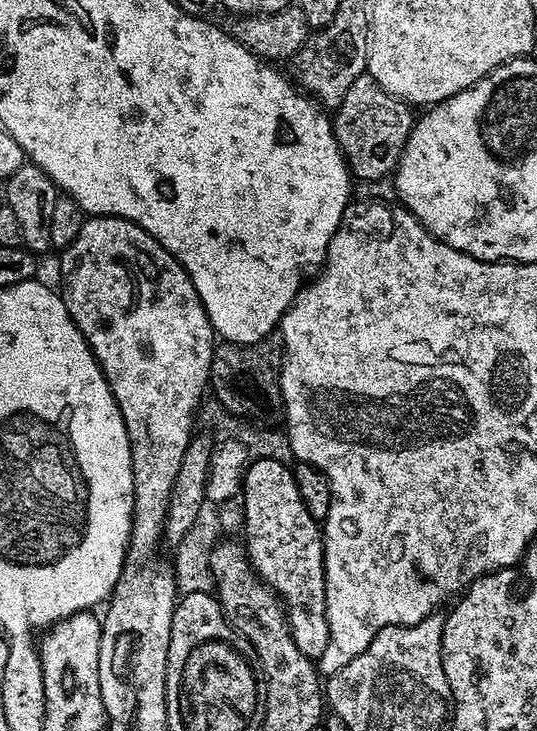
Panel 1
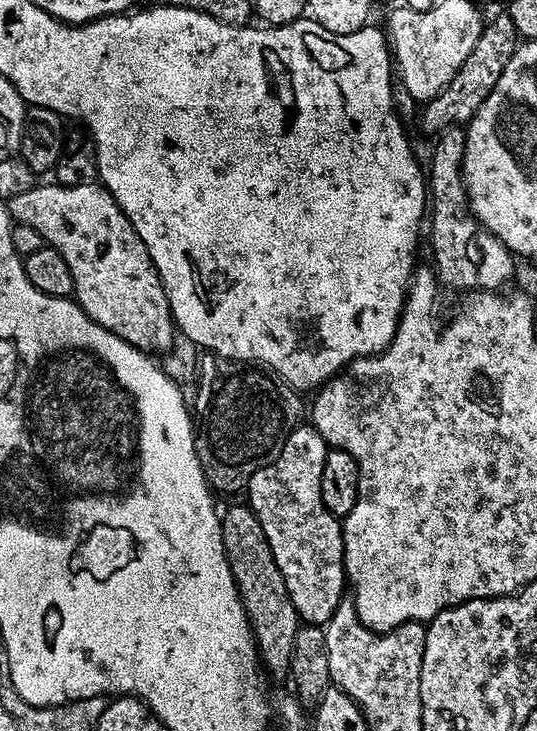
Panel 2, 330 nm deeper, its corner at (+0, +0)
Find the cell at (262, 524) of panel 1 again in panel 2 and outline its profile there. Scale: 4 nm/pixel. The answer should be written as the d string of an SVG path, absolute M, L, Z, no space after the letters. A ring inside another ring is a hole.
M298 426L288 435L278 455L252 475L246 489L246 503L258 518L266 534L266 542L274 554L274 562L278 562L278 570L282 570L282 578L286 578L290 602L294 602L296 612L304 624L321 626L328 623L346 596L344 530L341 521L332 516L322 502L322 462L326 462L328 449L328 443L316 428Z

